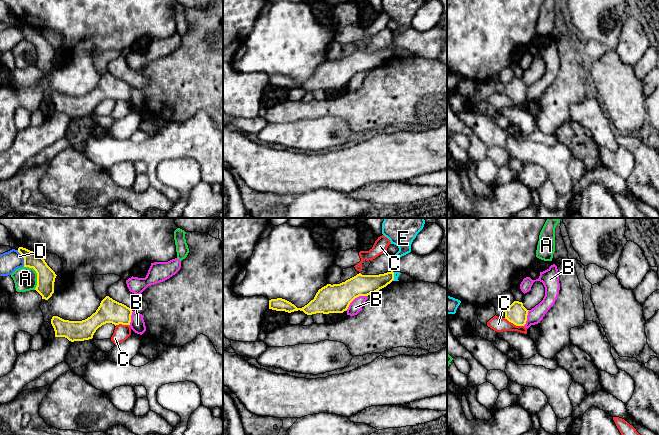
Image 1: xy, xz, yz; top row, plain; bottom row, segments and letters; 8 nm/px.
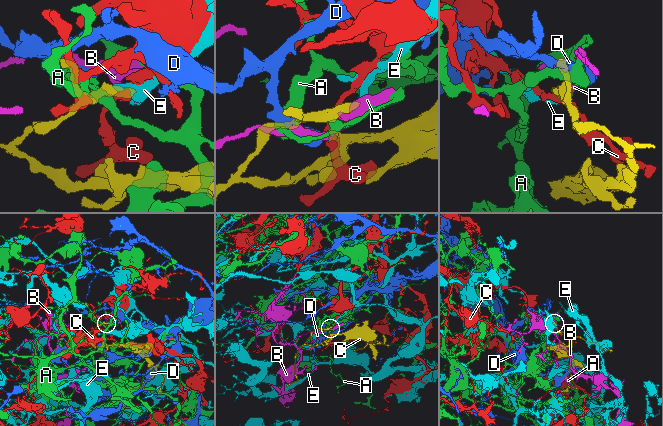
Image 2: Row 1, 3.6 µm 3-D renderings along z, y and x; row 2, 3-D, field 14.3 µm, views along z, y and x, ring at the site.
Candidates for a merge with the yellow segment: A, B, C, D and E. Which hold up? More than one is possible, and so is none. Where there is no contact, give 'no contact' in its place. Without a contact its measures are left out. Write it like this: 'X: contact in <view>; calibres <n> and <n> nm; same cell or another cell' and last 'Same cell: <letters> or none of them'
A: contact in xy; calibres 150 and 190 nm; another cell
B: contact in xz; calibres 240 and 100 nm; another cell
C: contact in yz; calibres 170 and 120 nm; another cell
D: contact in xy; calibres 150 and 160 nm; another cell
E: contact in xz; calibres 170 and 50 nm; another cell
Same cell: none of them

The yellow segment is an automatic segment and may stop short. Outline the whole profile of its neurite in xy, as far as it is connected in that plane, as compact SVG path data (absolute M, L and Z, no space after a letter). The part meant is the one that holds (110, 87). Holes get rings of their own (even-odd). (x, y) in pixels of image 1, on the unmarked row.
M106 72L96 88L87 95L69 97L53 92L51 100L55 107L55 113L65 113L71 118L84 117L92 115L96 106L106 99L112 99L115 102L130 101L132 88L126 81Z

